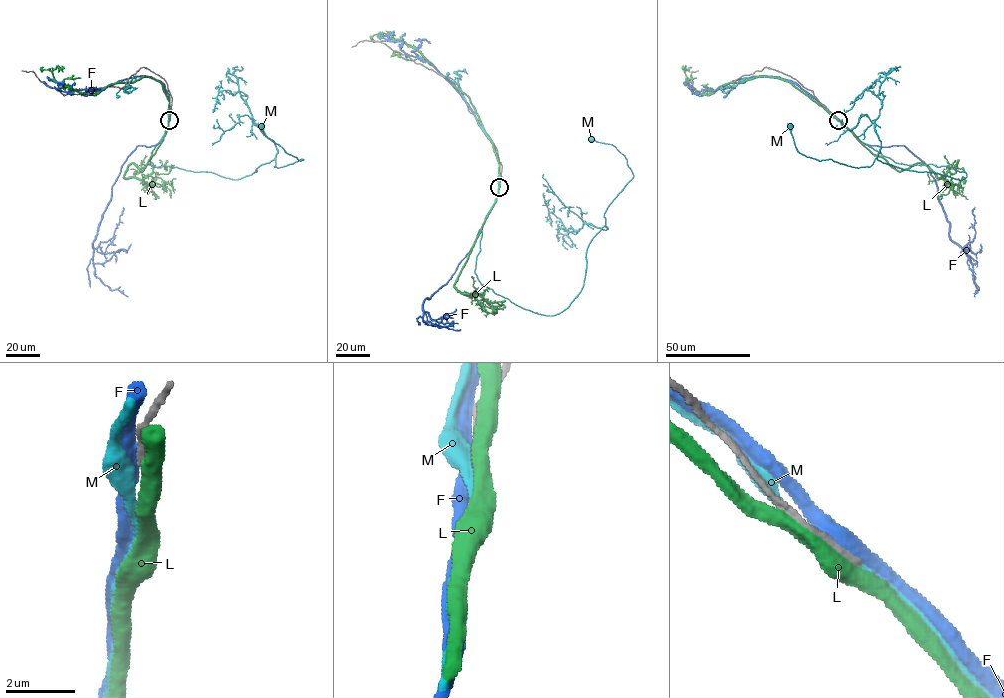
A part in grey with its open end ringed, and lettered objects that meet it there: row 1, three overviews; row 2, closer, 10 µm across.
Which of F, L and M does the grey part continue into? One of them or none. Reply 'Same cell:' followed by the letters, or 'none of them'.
Same cell: none of them

